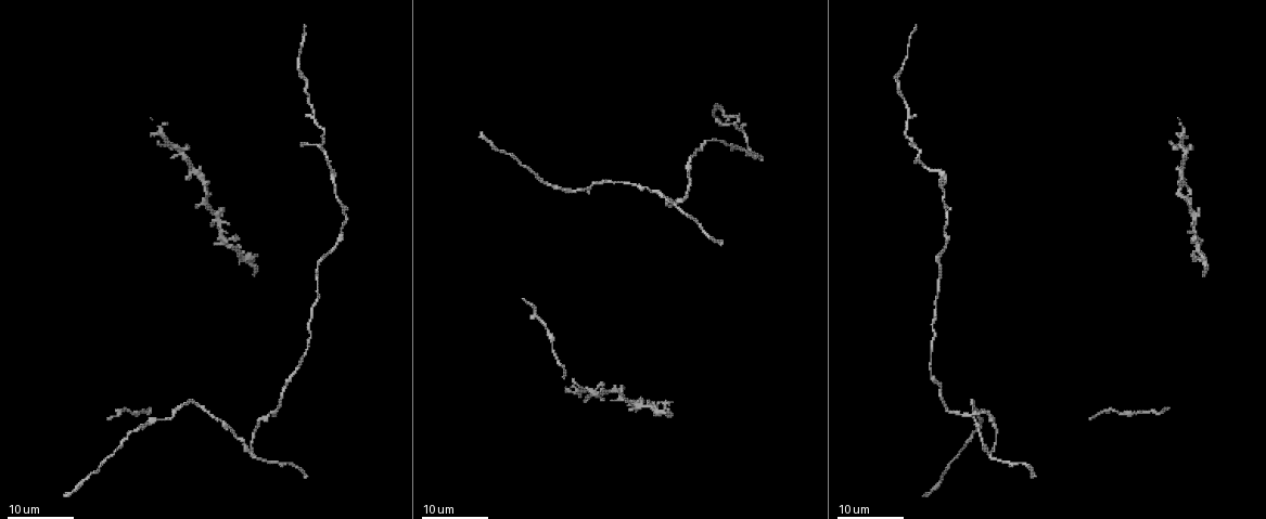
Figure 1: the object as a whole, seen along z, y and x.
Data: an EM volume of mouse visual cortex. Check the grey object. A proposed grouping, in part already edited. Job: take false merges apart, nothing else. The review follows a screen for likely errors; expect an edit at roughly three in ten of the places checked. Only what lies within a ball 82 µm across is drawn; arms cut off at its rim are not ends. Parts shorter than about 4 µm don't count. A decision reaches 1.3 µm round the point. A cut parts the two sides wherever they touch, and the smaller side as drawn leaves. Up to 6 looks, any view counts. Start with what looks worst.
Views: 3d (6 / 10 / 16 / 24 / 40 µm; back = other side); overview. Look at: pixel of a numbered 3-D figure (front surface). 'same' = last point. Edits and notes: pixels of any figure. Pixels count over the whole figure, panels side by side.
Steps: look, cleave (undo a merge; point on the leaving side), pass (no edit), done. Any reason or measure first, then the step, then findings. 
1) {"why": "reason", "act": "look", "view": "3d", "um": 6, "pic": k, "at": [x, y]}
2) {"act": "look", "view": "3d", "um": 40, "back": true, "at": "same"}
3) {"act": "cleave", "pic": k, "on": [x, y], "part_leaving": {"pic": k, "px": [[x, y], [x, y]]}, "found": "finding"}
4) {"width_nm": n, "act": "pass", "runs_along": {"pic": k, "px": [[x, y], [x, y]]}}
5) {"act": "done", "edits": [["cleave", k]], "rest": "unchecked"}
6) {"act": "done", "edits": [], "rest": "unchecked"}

{"act": "look", "view": "3d", "um": 24, "pic": 1, "at": [992, 455]}

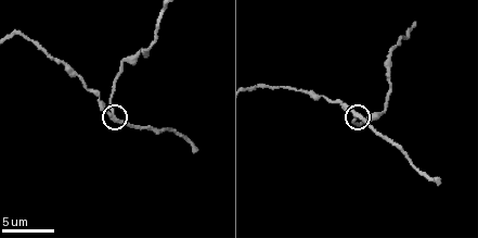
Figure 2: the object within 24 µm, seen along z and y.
{"act": "look", "view": "3d", "um": 10, "pic": 2, "at": [113, 113]}

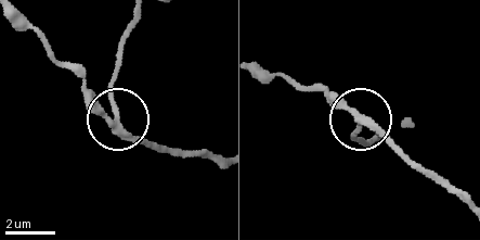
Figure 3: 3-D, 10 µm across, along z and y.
{"act": "pass", "runs_along": {"pic": 3, "px": [[260, 68], [326, 89], [401, 151]]}, "found": "continuous, no second cell"}

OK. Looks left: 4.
{"act": "look", "view": "3d", "um": 10, "pic": 2, "at": [379, 112]}

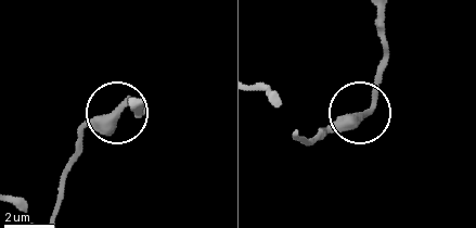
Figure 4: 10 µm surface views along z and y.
{"act": "pass", "found": "continuous, no second cell"}

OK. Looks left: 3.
{"why": "sudden change in width", "act": "look", "view": "3d", "um": 10, "pic": 2, "at": [321, 95]}

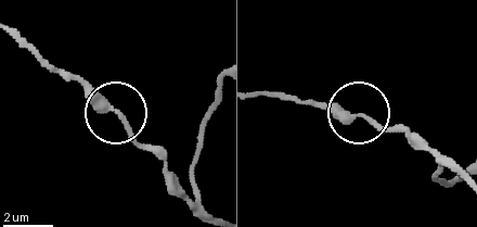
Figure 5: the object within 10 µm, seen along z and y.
{"act": "pass", "runs_along": {"pic": 5, "px": [[255, 95], [292, 95], [395, 126]]}, "found": "all the same cell"}

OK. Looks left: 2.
{"act": "done", "edits": [], "rest": "unchecked"}

